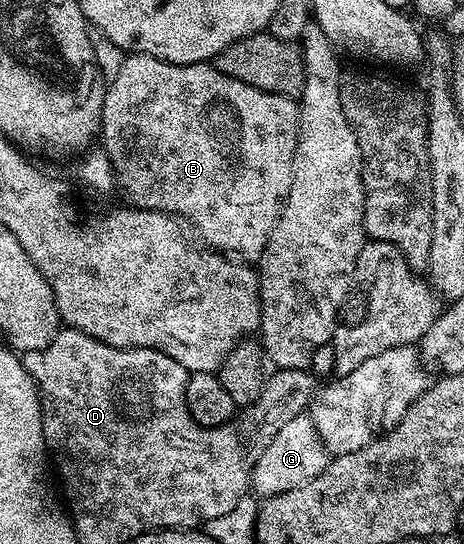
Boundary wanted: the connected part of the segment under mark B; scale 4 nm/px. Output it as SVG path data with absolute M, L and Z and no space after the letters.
M128 53L123 56L116 76L111 76L104 92L104 112L100 118L102 132L102 149L112 162L112 173L118 184L118 191L125 195L133 208L142 211L163 211L166 215L179 217L185 224L193 223L200 234L199 242L205 248L230 259L249 265L255 264L268 244L270 233L280 220L280 208L290 189L290 181L294 173L294 153L296 138L300 128L300 109L296 99L288 99L284 95L266 93L262 89L254 89L254 85L242 85L242 81L234 81L234 77L226 77L211 62L207 63L167 63L158 57Z

